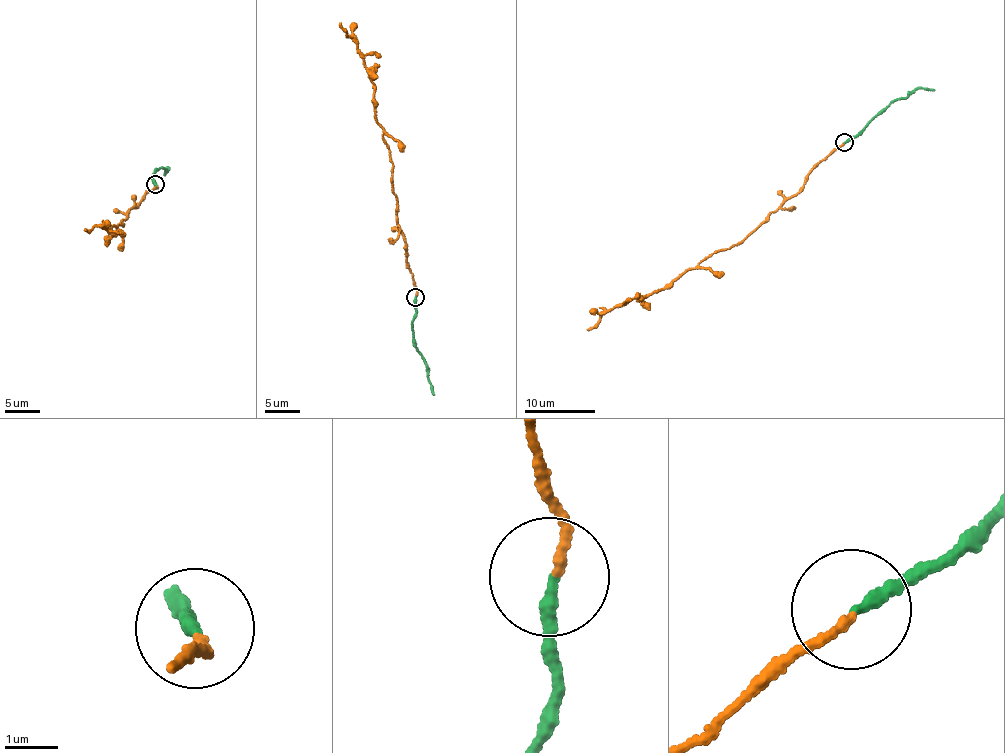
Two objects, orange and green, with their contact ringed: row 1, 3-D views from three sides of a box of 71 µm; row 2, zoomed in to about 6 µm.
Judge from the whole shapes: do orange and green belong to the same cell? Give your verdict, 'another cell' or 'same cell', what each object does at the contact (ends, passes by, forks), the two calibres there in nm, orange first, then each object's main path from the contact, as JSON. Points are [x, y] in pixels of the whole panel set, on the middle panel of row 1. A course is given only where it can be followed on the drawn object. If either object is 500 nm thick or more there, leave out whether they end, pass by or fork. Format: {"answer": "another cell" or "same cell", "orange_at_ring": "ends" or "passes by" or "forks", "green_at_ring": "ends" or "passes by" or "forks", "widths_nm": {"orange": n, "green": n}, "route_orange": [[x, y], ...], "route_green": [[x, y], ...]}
{"answer": "same cell", "orange_at_ring": "ends", "green_at_ring": "ends", "widths_nm": {"orange": 150, "green": 200}, "route_orange": [[415, 296], [408, 252], [398, 228], [390, 155], [373, 103], [371, 74], [355, 43], [340, 22]], "route_green": [[415, 296], [415, 313], [411, 325], [433, 395]]}

